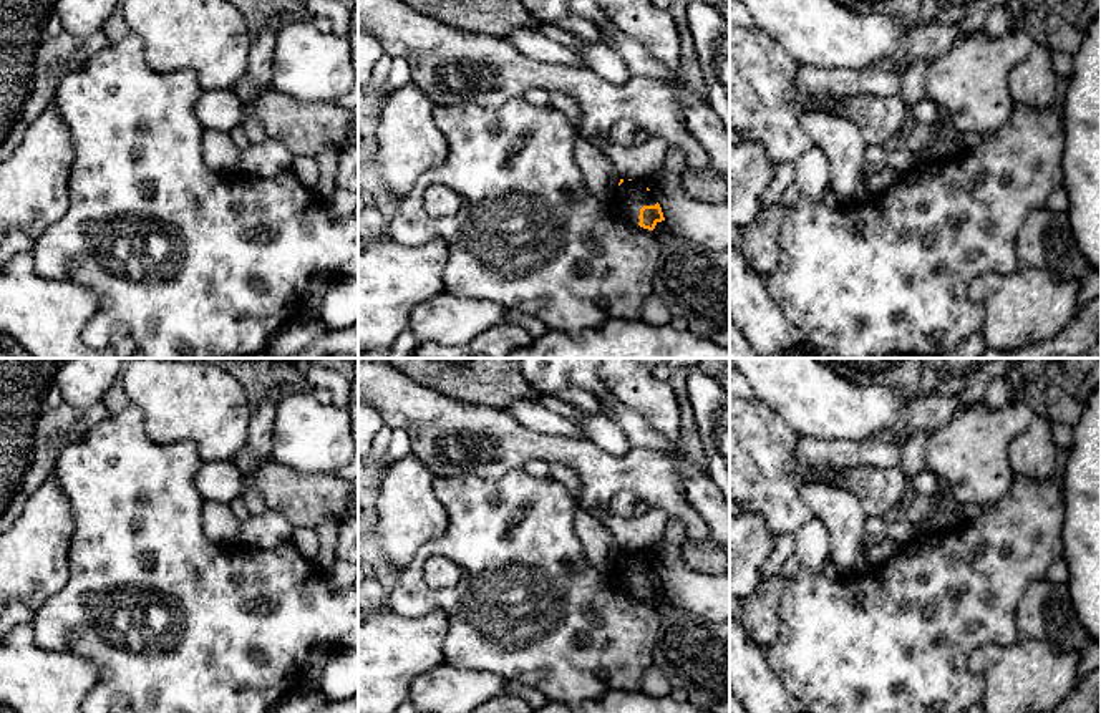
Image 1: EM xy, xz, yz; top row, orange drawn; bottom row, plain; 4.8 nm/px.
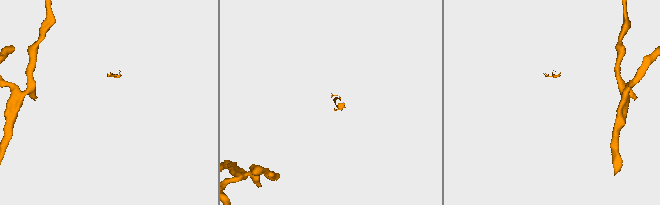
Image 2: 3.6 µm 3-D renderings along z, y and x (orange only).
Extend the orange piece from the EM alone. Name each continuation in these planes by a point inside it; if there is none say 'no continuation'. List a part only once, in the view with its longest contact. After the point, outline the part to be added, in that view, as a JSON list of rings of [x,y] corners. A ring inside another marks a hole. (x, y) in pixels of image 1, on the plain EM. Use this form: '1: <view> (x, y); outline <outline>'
1: xz (632, 566); outline [[[623,551],[620,557],[617,557],[615,565],[623,579],[623,582],[630,587],[630,592],[638,595],[640,580],[643,577],[655,577],[657,570],[645,559],[643,552],[628,552]]]

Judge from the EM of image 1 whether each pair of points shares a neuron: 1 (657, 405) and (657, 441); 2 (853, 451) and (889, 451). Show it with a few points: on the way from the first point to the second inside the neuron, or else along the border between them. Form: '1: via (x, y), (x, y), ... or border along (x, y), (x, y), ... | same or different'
1: border along (627, 407), (677, 443) | different
2: via (861, 451), (881, 451) | same

